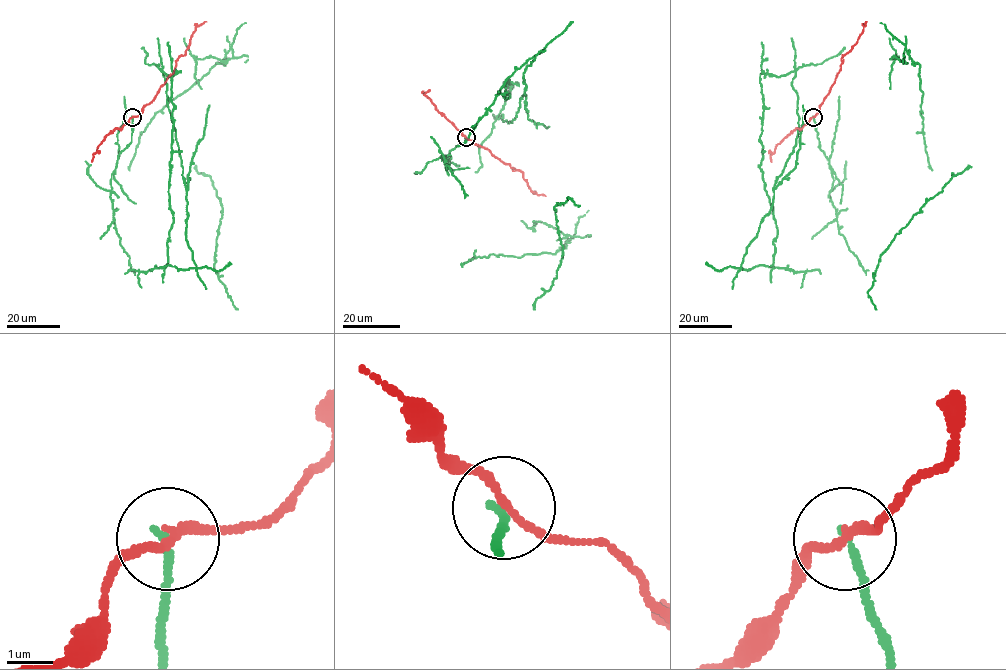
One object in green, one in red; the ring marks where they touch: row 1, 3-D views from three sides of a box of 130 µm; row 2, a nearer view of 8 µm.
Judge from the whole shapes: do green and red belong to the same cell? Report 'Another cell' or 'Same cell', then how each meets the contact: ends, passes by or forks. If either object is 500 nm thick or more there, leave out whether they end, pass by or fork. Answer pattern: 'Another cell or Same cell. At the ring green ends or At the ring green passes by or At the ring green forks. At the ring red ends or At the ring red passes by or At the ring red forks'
Another cell. At the ring green ends. At the ring red passes by

